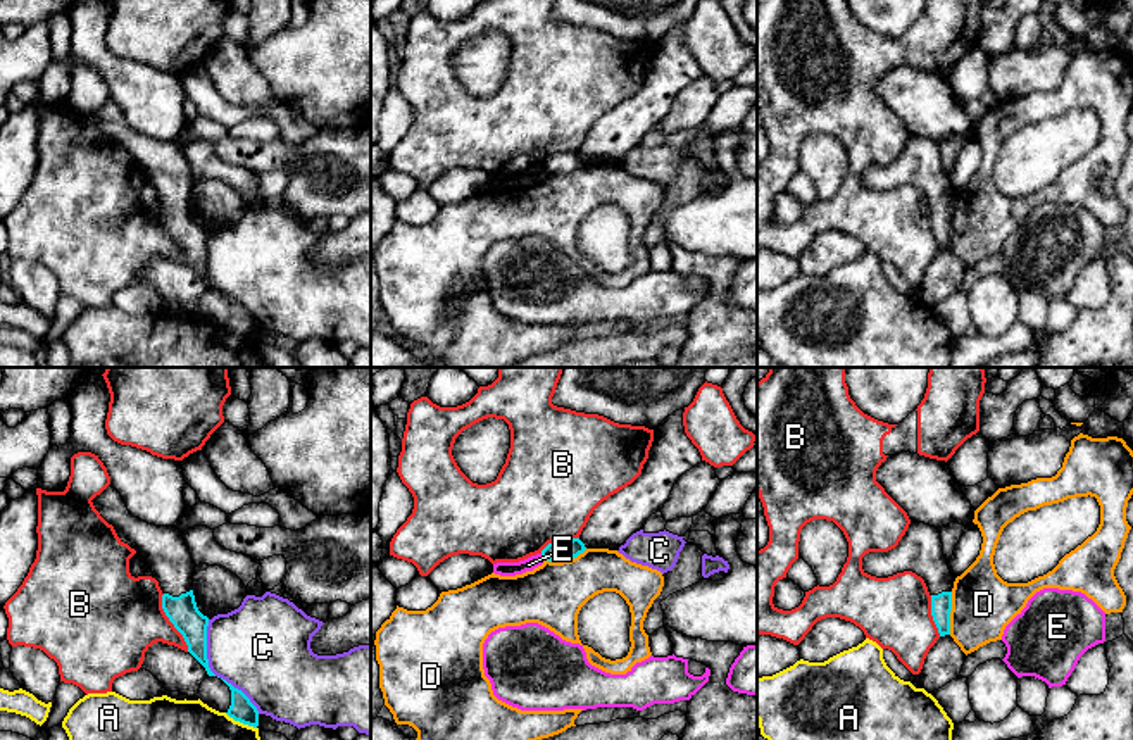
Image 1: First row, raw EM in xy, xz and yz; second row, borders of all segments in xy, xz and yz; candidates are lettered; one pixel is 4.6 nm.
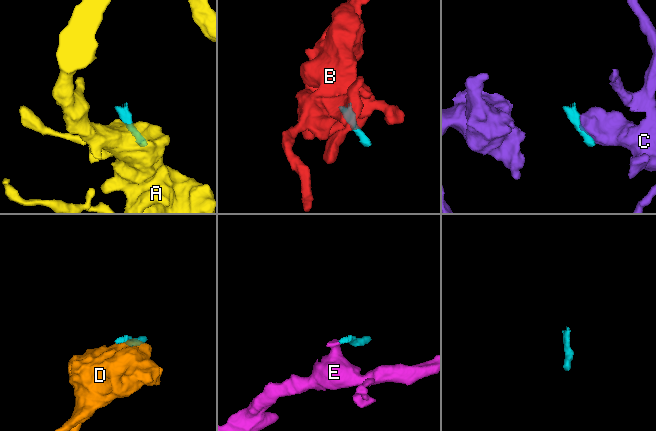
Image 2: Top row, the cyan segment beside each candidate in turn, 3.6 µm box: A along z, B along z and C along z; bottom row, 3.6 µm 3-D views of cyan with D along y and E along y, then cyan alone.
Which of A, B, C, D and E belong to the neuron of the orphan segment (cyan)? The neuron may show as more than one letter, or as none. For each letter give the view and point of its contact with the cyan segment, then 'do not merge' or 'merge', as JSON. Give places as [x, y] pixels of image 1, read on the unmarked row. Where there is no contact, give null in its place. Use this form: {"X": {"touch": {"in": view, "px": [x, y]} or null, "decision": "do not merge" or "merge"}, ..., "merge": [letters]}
{"A": {"touch": {"in": "xy", "px": [240, 335]}, "decision": "do not merge"}, "B": {"touch": {"in": "xy", "px": [171, 235]}, "decision": "do not merge"}, "C": {"touch": {"in": "xy", "px": [211, 285]}, "decision": "do not merge"}, "D": {"touch": {"in": "xz", "px": [564, 173]}, "decision": "do not merge"}, "E": {"touch": {"in": "xz", "px": [542, 169]}, "decision": "do not merge"}, "merge": []}

